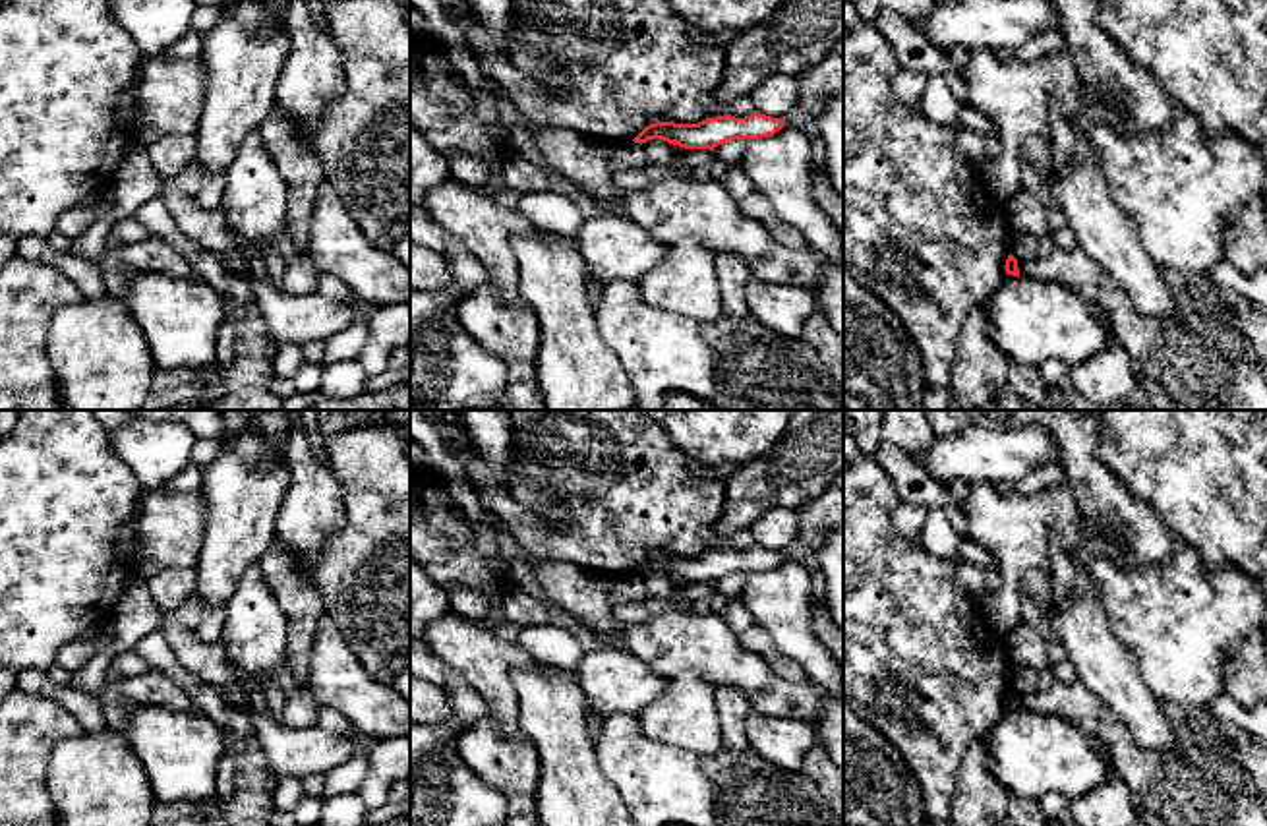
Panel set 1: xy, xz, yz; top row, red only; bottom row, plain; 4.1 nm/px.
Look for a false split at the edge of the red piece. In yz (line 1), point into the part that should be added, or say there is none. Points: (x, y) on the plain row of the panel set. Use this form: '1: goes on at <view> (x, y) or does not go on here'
1: does not go on here

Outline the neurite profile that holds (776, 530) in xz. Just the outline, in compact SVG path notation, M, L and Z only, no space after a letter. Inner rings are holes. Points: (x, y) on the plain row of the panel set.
M770 509L752 522L754 544L772 551L787 549L797 536L795 509Z

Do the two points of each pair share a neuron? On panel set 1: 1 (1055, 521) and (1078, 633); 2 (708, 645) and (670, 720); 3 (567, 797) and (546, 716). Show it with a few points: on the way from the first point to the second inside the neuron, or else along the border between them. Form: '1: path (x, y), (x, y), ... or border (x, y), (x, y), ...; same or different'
1: border (1055, 534), (1049, 544), (1047, 571); different
2: border (672, 679), (685, 672), (697, 672), (716, 687); different
3: path (567, 778), (567, 753), (561, 736); same

